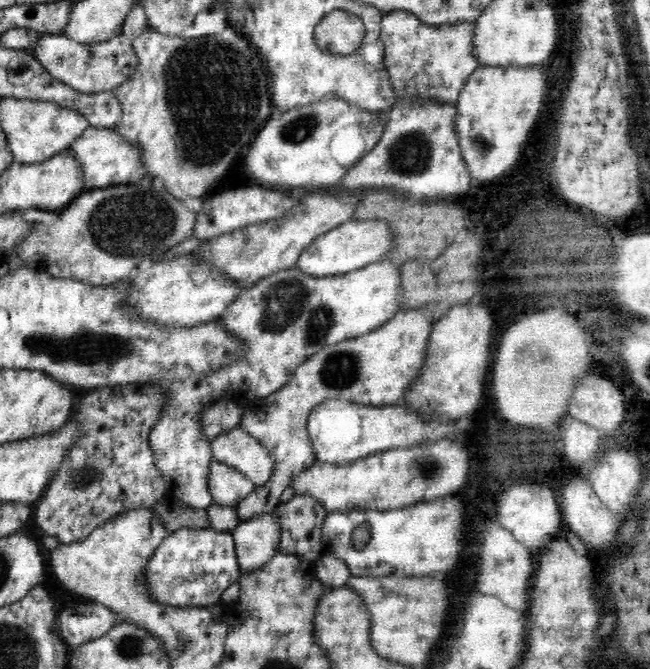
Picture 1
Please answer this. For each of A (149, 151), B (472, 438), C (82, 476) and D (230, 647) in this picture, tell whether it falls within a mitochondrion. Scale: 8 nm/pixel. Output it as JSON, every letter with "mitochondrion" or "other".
{"A":"other","B":"other","C":"mitochondrion","D":"other"}

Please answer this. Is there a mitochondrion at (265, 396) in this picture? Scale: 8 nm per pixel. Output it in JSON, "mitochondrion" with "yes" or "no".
{"mitochondrion":"no"}

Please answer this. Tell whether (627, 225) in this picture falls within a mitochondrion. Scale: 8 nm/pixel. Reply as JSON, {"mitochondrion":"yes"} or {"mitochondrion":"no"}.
{"mitochondrion":"no"}

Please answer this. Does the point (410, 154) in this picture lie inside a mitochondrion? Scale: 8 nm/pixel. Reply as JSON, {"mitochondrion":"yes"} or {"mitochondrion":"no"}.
{"mitochondrion":"yes"}

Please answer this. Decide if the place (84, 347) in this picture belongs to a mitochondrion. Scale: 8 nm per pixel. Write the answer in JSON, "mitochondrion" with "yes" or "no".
{"mitochondrion":"yes"}

